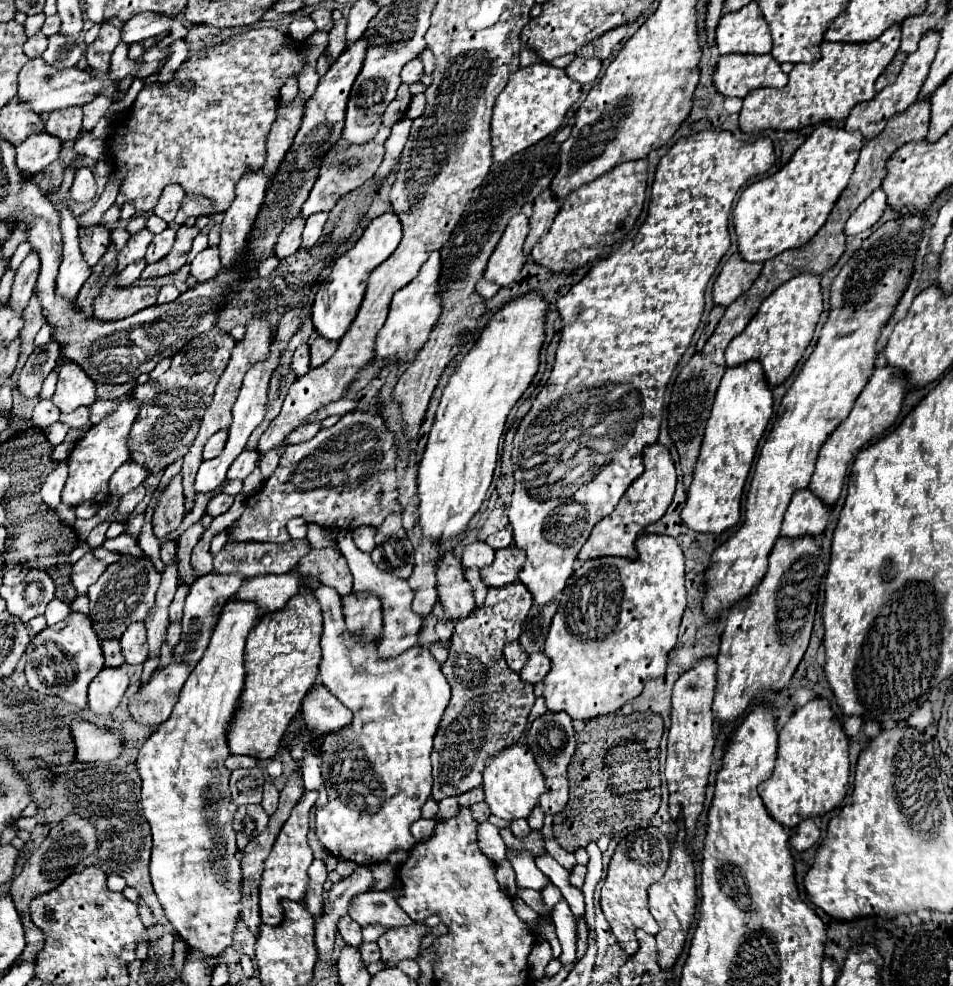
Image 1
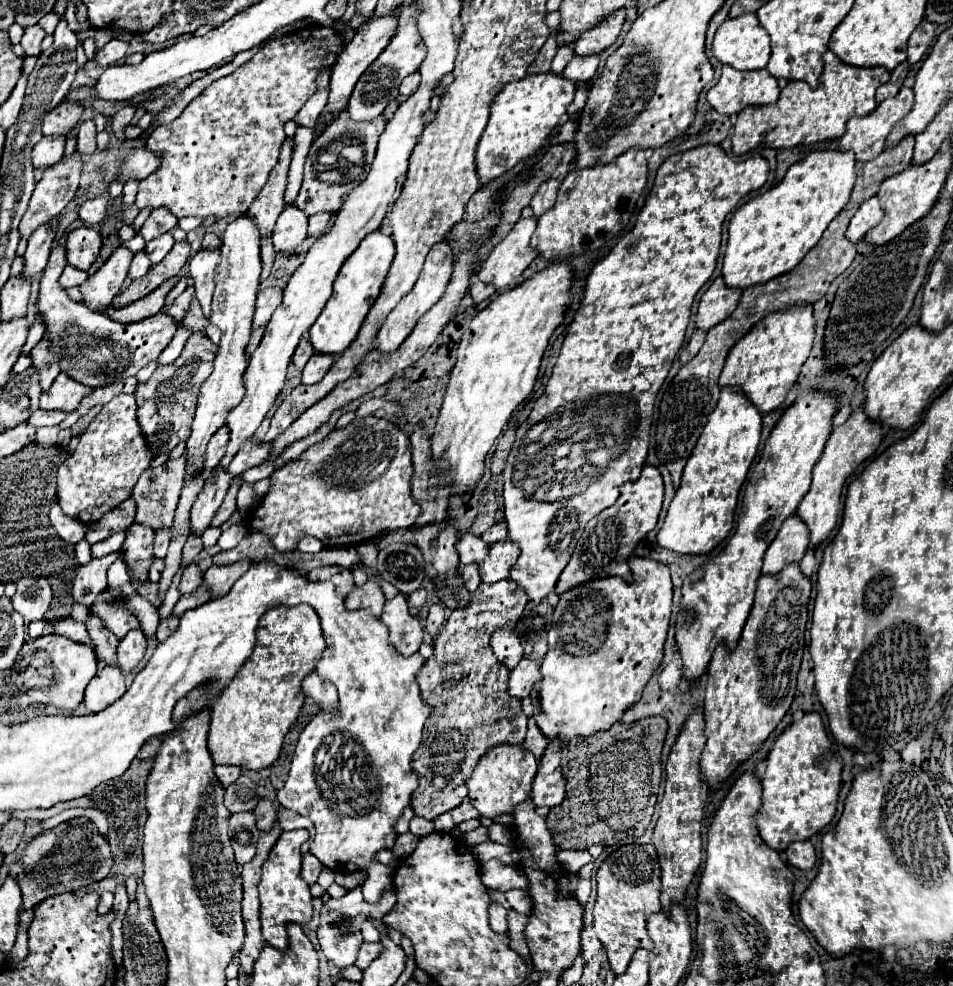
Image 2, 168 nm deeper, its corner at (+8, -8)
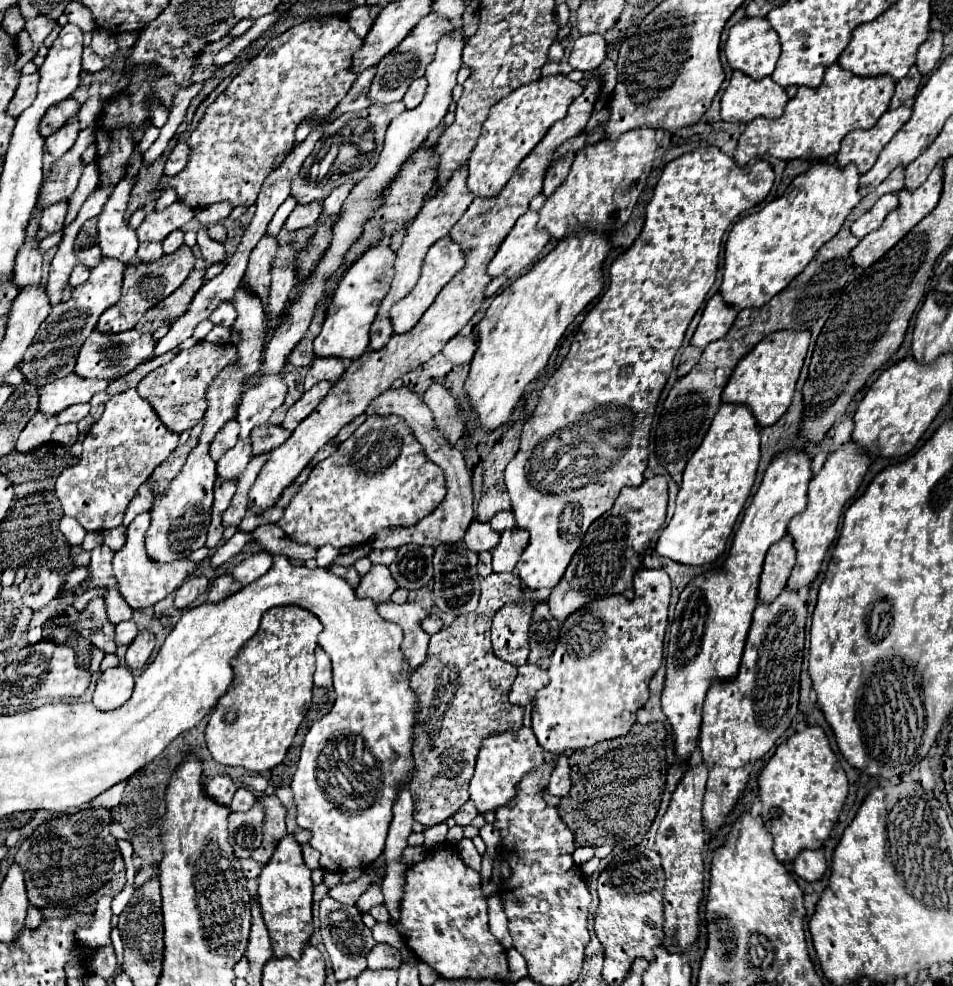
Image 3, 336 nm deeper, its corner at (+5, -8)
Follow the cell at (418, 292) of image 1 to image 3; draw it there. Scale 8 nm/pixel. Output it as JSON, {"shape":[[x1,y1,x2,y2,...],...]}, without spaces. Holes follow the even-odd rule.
{"shape":[[440,238,438,242,434,242,426,254,426,260,422,264,422,274,420,274,420,280,418,284,412,288,412,292,400,300,396,306,392,306,390,310,390,322,392,322,392,328,394,328,394,334,406,334,410,332,418,320,422,318,422,314,430,308,430,304,434,302,434,298,438,296,438,292,454,278,454,274,464,266,464,254,460,250,460,246,450,238]]}

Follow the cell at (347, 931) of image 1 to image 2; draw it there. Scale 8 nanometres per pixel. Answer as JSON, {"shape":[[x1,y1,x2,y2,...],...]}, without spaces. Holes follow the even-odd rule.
{"shape":[[361,886,355,888,355,890,349,890,343,898,339,900,329,900,323,904,321,908,321,920,319,920,319,928,317,928,317,938,319,938,319,944,321,944,321,950,323,954,327,956,329,962,333,962,337,968,347,968,347,966,353,966,355,964,355,958,357,958,357,952,363,944,363,936,359,932,361,924,369,918,373,920,381,920,383,916,383,908,391,910,395,906,395,892,385,892,379,906,369,906,365,900,363,900,363,894,361,894]]}

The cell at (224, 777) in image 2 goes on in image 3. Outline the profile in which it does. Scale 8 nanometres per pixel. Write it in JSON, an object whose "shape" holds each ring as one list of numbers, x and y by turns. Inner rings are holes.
{"shape":[[218,774,216,778,210,778,206,780,206,794,216,798,216,802,220,804,230,804,234,792,236,792,236,786,234,786,234,780,228,776,228,774]]}

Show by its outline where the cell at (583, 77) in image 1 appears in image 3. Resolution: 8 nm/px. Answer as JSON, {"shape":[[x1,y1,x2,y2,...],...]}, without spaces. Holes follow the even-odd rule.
{"shape":[[588,34,588,36,580,36,574,40,568,62,574,70,588,72,588,70,598,68,604,58,606,58,604,38,598,34]]}

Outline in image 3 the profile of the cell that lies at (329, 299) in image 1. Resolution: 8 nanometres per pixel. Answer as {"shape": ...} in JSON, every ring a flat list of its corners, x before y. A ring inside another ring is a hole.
{"shape":[[388,244,370,246,340,278,338,288,332,294,330,306,326,308,326,318,320,334,314,340,314,354,320,358,360,358,368,348,368,330,376,318,380,302,390,290,394,278,394,250]]}

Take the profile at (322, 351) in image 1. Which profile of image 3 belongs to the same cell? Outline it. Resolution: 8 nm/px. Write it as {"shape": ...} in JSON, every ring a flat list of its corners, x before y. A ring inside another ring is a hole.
{"shape":[[314,358,312,366,306,374,306,380,304,380,304,388,308,390,322,380,336,382,344,374,344,370,346,370,346,366,344,366,344,360,340,360,340,358]]}

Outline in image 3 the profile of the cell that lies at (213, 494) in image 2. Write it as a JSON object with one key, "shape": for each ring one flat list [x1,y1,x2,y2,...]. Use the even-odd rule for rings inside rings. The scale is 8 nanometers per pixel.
{"shape":[[238,440,234,448,230,448,220,460,218,460,218,478,220,480,234,480,242,474,244,466,250,462,250,440]]}

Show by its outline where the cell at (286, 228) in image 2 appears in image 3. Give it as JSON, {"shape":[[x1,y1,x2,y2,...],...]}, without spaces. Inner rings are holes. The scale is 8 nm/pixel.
{"shape":[[318,202,314,204,308,204,308,206,296,206,292,210,292,214,288,216,288,220,284,222,284,228,288,232,294,232,294,230,300,230,300,228,308,228,308,226,314,226,318,222,318,216,320,216,320,210,322,206]]}

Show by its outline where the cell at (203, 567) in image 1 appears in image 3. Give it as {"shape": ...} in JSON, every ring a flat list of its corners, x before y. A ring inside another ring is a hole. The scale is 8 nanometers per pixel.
{"shape":[[190,576,178,590,176,590,176,598,174,598,174,606,176,608,186,608,188,604,192,604,200,594,204,594,208,590,208,578,206,576]]}

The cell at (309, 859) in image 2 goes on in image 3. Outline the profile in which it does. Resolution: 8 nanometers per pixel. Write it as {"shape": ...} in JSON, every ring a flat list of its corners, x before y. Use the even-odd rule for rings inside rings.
{"shape":[[304,844,302,846,302,852,304,852,304,862,306,862,306,866,310,868,310,870,316,870,316,868,320,868,320,864,318,864,318,852,310,846,310,844]]}

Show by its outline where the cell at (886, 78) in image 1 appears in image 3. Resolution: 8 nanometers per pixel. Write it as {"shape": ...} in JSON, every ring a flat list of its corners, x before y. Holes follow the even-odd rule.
{"shape":[[916,66,910,68,908,76,904,76,902,80,896,82,896,90,894,90,894,96,892,96,892,102,890,102,890,108,898,108,900,104,912,100,920,88,920,80,922,80,922,74,918,72]]}

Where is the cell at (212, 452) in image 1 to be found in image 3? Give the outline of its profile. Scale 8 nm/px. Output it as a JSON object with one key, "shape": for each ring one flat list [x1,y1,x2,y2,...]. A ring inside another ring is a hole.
{"shape":[[226,422,224,428,216,434,216,438,210,444,210,456,212,460,220,460,220,456,230,450,238,442,238,422]]}

